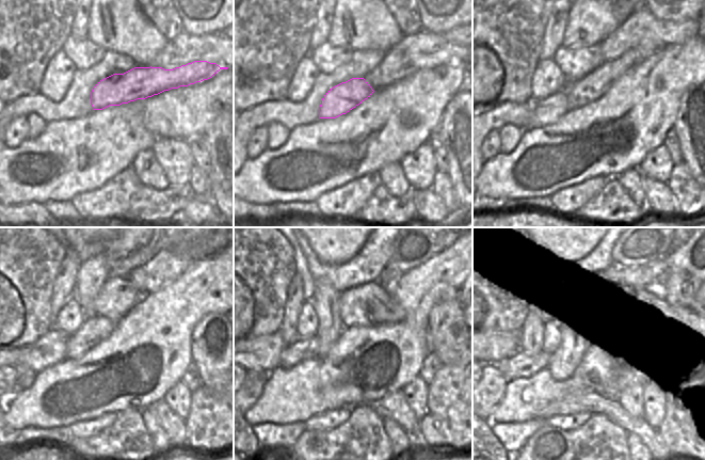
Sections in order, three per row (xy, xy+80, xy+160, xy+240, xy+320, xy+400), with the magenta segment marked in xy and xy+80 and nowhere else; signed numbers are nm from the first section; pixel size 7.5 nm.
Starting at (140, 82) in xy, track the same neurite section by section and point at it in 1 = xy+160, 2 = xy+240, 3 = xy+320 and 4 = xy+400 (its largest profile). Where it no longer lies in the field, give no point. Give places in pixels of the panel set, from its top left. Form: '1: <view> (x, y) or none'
1: xy+160 (549, 110)
2: xy+240 (48, 350)
3: xy+320 (255, 355)
4: xy+400 (494, 352)

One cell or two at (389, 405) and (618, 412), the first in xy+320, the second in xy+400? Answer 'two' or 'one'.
two

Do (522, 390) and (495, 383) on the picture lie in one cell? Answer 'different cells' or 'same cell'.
different cells

